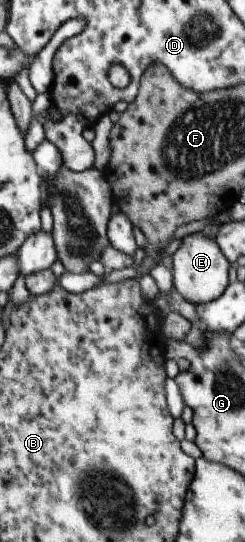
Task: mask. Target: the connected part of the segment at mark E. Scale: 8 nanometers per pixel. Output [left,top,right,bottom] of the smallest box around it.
[168,233,229,303]

